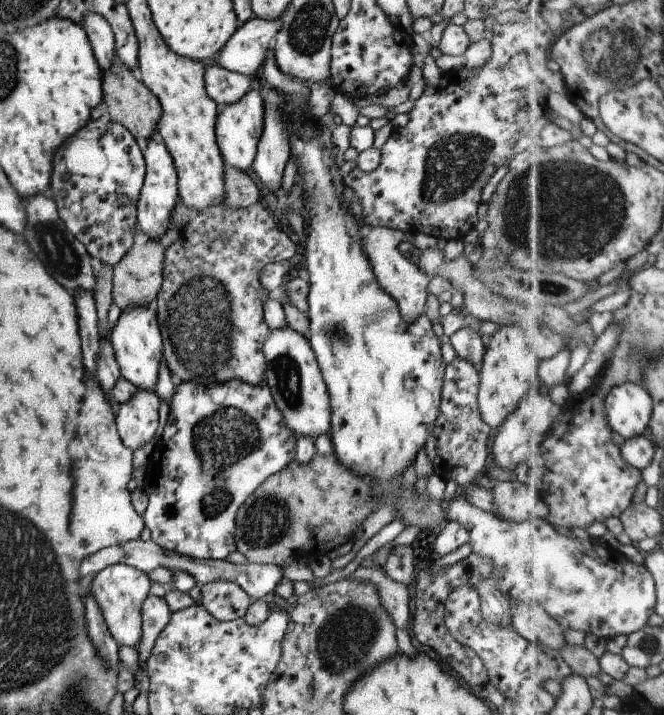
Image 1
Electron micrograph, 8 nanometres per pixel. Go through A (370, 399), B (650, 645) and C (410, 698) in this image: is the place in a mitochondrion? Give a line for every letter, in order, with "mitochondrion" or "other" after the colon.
A: other
B: mitochondrion
C: other

